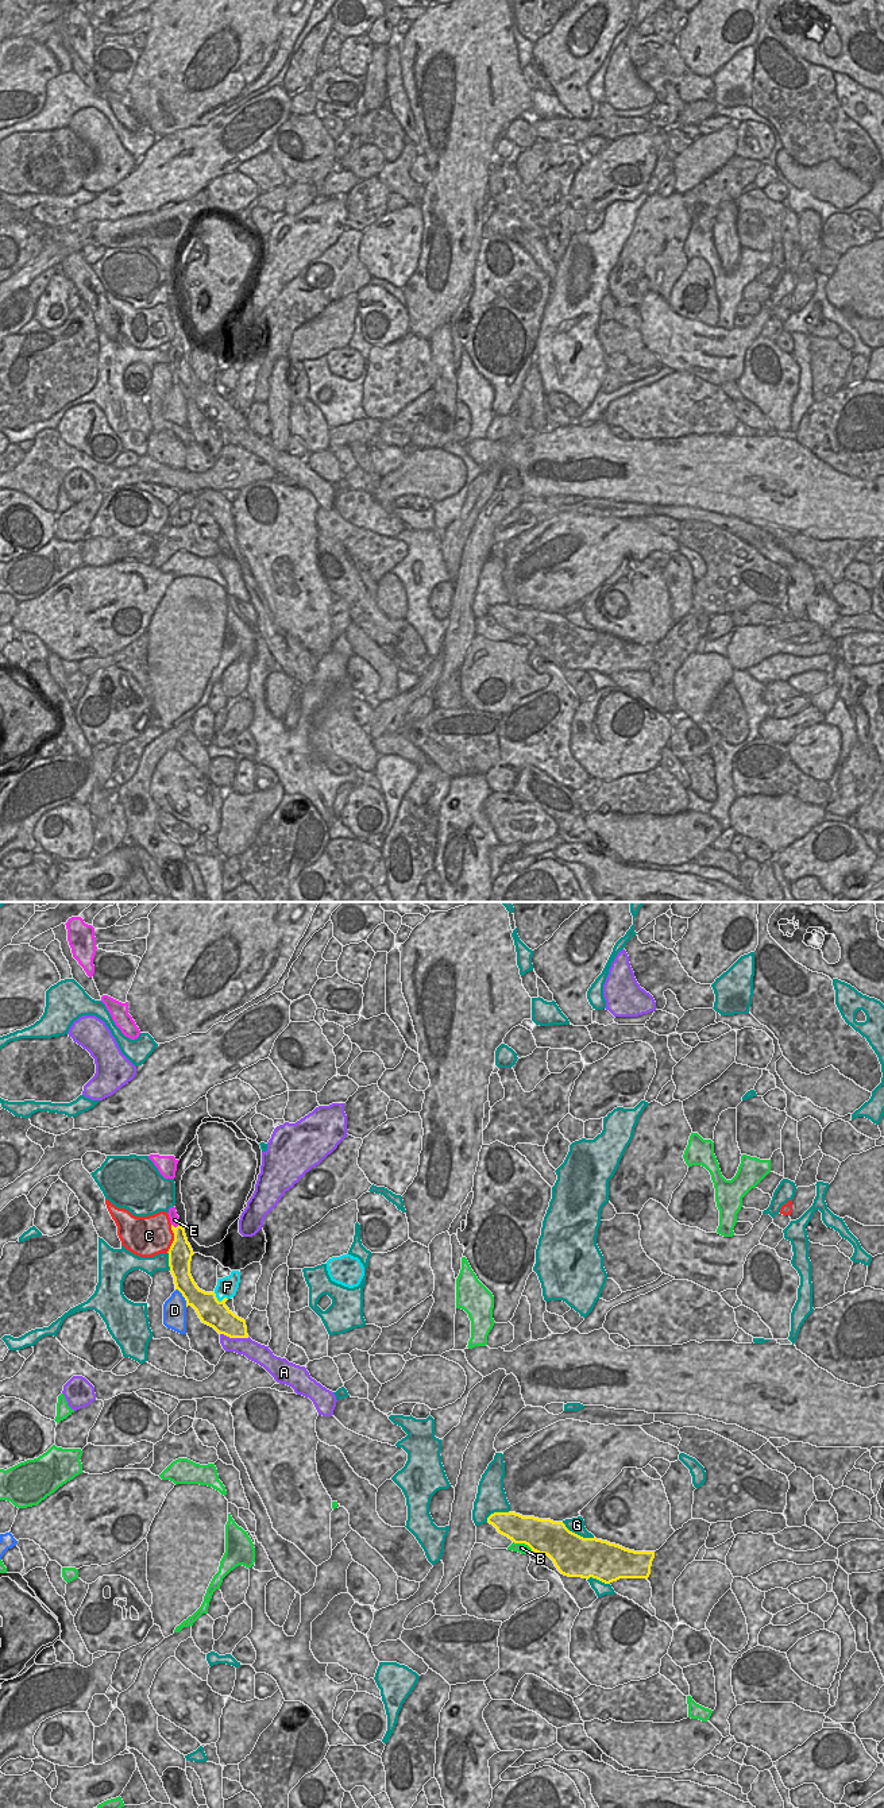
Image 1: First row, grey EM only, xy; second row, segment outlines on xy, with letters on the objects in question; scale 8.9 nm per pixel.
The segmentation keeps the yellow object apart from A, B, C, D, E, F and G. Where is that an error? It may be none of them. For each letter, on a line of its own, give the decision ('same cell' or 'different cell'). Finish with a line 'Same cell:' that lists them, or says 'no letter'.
A: different cell
B: different cell
C: different cell
D: different cell
E: same cell
F: different cell
G: different cell
Same cell: E

